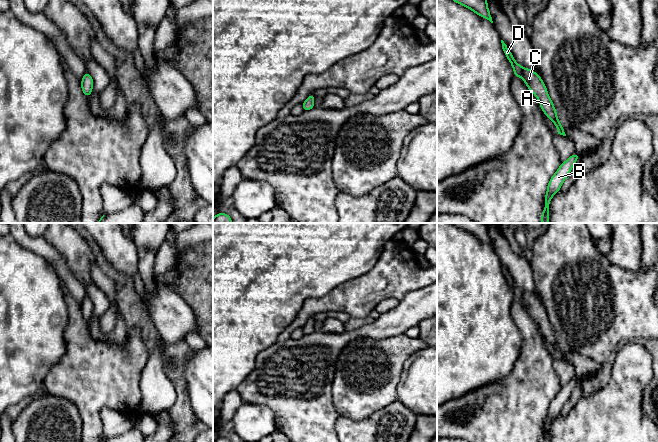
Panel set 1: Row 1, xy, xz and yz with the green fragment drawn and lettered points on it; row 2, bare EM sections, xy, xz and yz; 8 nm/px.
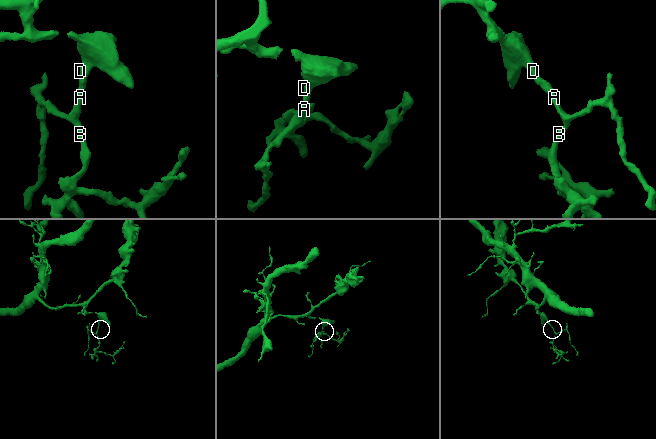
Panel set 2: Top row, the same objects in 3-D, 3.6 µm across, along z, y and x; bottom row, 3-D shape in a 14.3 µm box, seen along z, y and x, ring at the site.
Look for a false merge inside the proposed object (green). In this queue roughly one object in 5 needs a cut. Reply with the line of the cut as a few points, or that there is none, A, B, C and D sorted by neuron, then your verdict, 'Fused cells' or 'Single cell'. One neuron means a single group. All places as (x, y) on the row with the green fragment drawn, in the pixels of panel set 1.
No split. Groups: A B C D. Single cell

